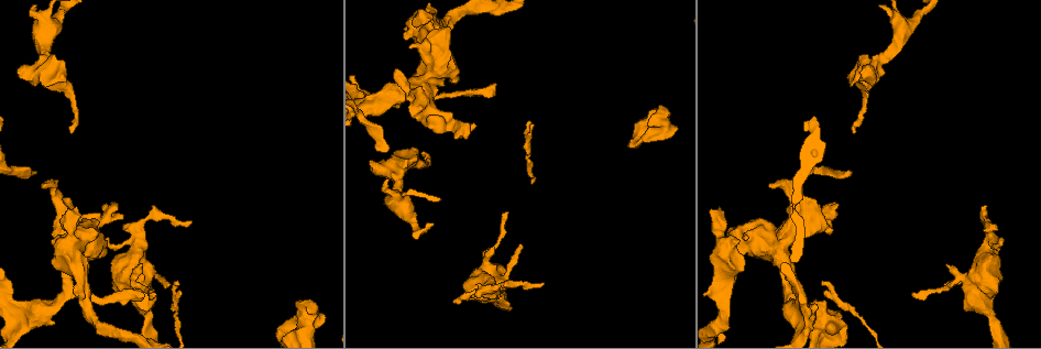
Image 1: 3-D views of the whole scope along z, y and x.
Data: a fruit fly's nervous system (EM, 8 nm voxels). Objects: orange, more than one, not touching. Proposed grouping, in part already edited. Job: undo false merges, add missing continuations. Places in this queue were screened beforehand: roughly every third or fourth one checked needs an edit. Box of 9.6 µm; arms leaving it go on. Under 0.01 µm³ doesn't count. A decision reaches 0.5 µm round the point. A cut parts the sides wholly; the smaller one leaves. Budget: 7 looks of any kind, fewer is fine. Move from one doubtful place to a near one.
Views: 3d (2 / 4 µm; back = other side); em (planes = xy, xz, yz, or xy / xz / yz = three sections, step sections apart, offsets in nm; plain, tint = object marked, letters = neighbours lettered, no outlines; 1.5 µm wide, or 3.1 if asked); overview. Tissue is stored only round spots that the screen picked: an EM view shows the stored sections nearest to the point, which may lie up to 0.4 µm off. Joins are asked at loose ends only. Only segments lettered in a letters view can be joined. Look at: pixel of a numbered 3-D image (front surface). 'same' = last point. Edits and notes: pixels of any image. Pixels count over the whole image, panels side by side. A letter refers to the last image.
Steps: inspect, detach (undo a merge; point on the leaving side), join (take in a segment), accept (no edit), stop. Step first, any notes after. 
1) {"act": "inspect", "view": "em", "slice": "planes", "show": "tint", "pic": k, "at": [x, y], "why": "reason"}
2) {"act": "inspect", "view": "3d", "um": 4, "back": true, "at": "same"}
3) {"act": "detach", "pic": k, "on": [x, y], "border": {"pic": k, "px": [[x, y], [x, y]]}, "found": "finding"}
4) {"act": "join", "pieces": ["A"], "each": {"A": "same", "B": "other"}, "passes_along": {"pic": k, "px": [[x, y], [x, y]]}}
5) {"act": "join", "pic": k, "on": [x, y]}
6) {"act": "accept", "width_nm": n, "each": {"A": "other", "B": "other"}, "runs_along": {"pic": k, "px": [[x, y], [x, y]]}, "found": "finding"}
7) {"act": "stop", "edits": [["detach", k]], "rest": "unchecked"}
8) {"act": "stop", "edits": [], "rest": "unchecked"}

{"act": "inspect", "view": "3d", "um": 4, "pic": 1, "at": [477, 294], "why": "stops while still wide"}

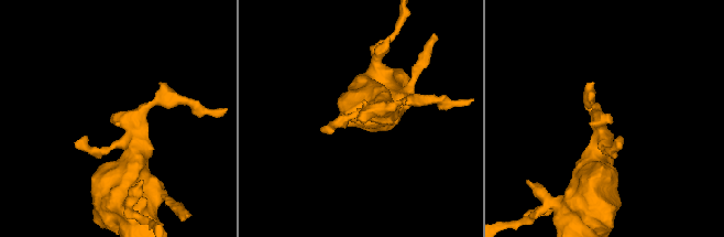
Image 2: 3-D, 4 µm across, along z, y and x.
{"act": "inspect", "view": "em", "slice": "yz", "step": 4, "show": "letters", "pic": 2, "at": [608, 116], "why": "now the EM"}

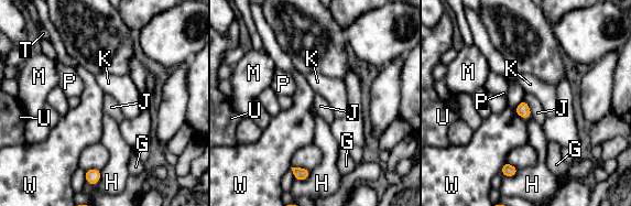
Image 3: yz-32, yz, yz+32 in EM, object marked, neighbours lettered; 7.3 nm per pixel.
{"act": "inspect", "view": "em", "slice": "planes", "show": "letters", "at": "same", "why": "another direction"}

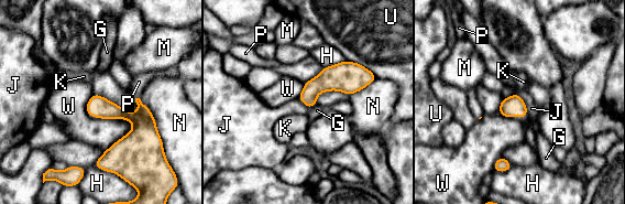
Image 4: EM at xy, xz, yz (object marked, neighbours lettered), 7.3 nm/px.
{"act": "accept", "each": {"G": "other", "H": "other", "J": "other", "K": "other", "M": "other", "N": "other", "P": "other", "U": "other", "W": "other"}, "runs_along": {"pic": 4, "px": [[95, 97], [135, 122], [108, 165]]}, "found": "no lettered segment goes on from it"}

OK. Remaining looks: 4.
{"act": "inspect", "view": "em", "slice": "xz", "step": 4, "show": "letters", "pic": 1, "at": [192, 221], "why": "free end"}

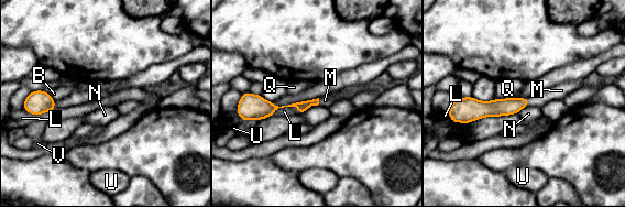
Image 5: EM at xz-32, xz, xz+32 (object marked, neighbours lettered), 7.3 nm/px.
{"act": "join", "pieces": ["M"], "longest_contact_nm": ["L", 220], "each": {"B": "other", "L": "other", "M": "same", "N": "other", "Q": "other", "U": "other", "V": "other"}, "found": "the cell continues"}

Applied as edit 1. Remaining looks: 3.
{"act": "inspect", "view": "overview"}

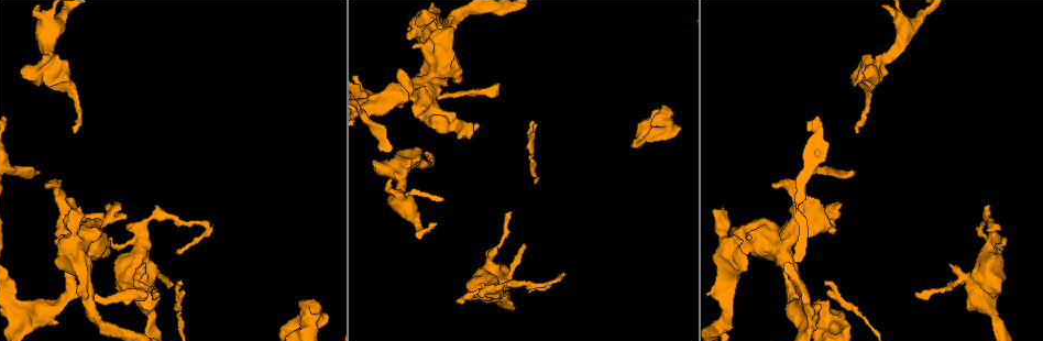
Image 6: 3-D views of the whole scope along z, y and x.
{"act": "inspect", "view": "3d", "um": 2, "pic": 6, "at": [40, 170], "why": "tapers out"}

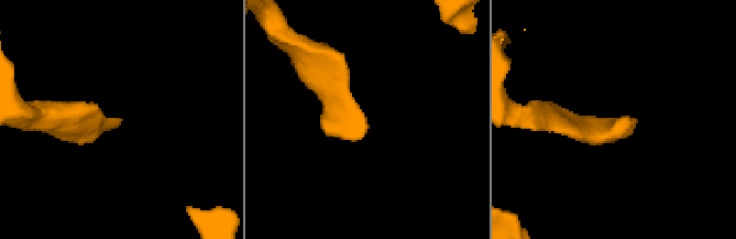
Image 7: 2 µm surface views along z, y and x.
{"act": "inspect", "view": "em", "slice": "planes", "show": "letters", "pic": 7, "at": [366, 127]}

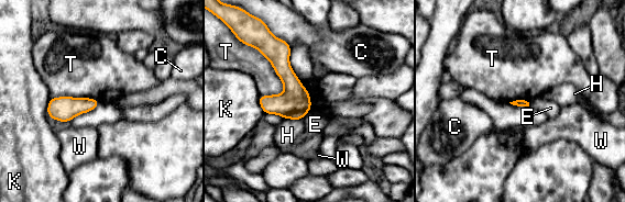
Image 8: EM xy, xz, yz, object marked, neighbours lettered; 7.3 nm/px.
{"act": "accept", "longest_contact_nm": ["T", 400], "each": {"C": "other", "E": "other", "H": "other", "K": "other", "T": "other", "W": "other"}, "border": {"pic": 8, "px": [[256, 48], [281, 80], [282, 94]]}, "found": "none of them fits"}

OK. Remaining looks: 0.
{"act": "stop", "edits": [["join", 5]], "rest": "unchecked"}

